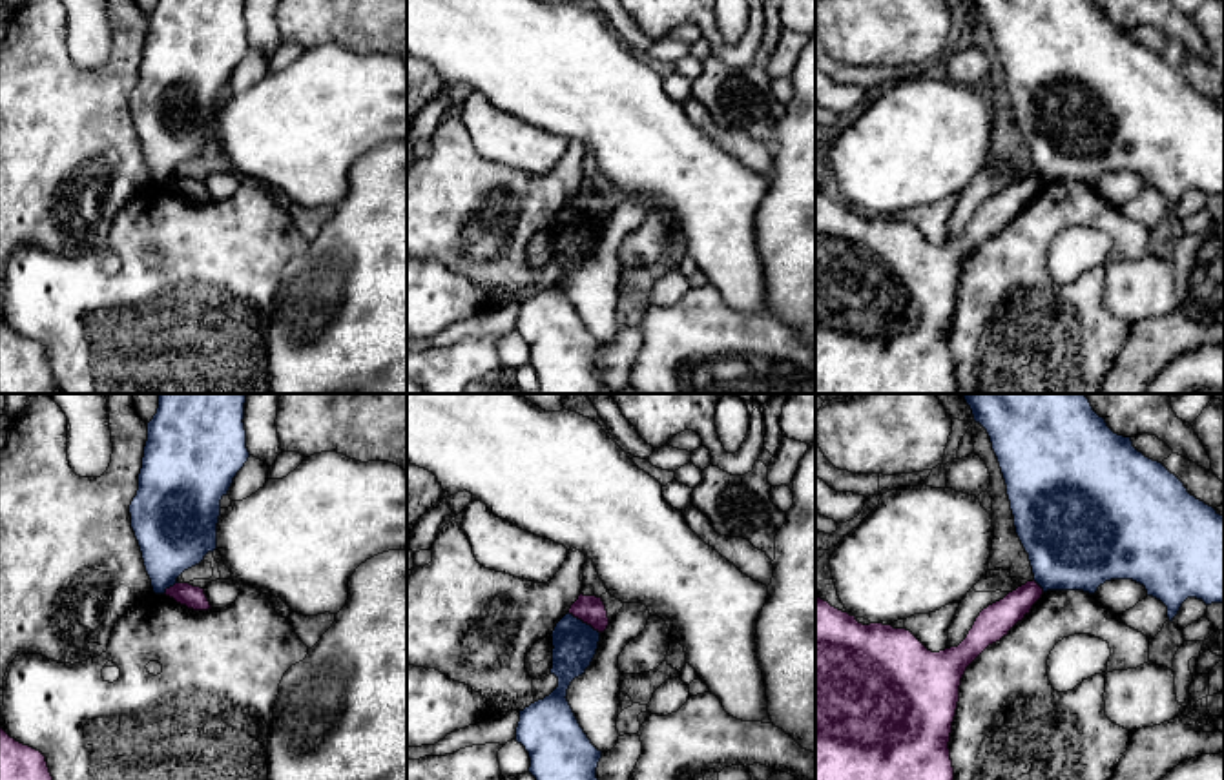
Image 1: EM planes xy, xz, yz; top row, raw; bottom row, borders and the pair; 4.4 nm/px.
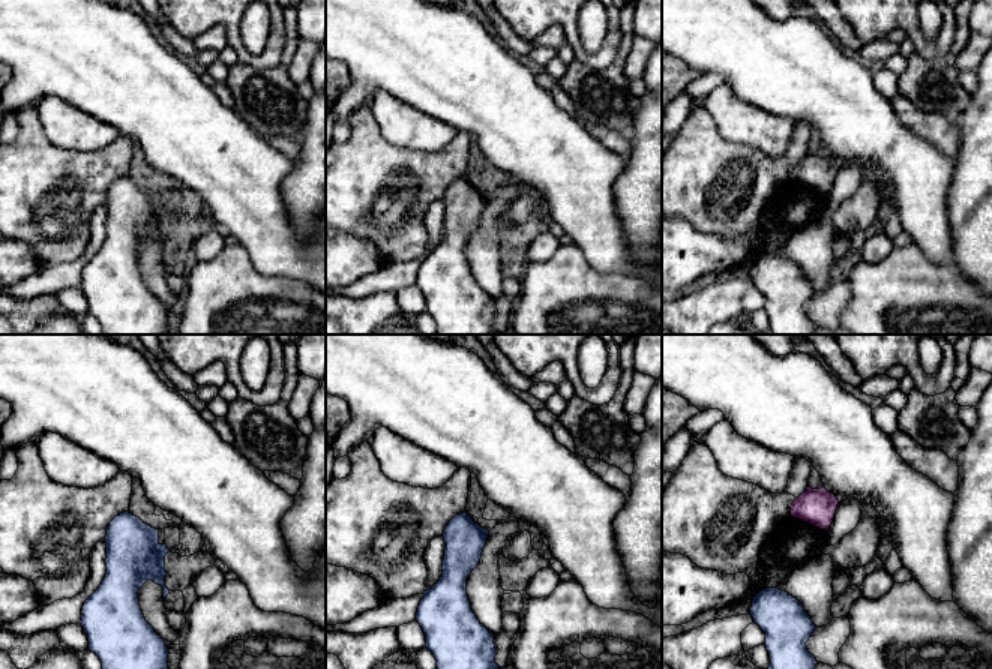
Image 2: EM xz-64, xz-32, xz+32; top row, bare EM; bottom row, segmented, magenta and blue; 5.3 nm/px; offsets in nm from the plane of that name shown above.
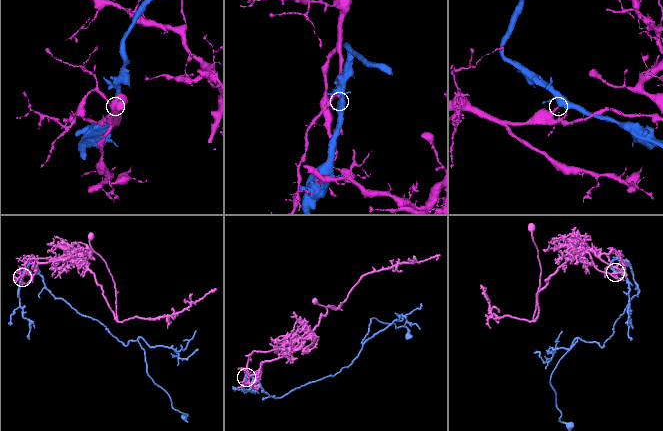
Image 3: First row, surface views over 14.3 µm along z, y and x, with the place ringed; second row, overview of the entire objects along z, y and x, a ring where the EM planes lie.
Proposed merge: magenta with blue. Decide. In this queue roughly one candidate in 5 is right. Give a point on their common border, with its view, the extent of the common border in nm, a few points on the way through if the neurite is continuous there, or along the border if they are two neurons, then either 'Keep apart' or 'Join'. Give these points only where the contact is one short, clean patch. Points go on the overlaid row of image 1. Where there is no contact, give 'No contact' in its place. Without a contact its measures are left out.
Touches magenta at xz (584, 622). Shared border 170 nm. Keep apart

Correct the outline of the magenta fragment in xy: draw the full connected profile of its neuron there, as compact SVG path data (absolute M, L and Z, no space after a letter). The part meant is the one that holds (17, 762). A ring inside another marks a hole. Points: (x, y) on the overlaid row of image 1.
M0 727L0 780L53 780L46 756Z

